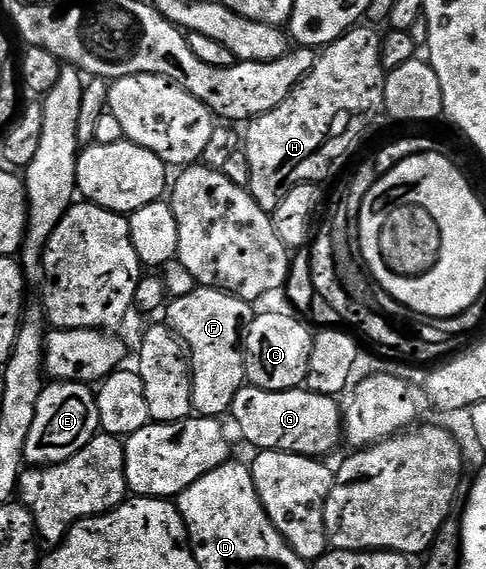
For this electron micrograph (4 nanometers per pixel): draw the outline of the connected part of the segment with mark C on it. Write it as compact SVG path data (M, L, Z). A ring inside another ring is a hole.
M263 312L256 313L253 324L245 332L245 353L247 356L247 382L250 385L261 388L262 390L297 390L300 389L307 381L307 373L309 372L309 356L311 355L311 339L313 337L312 331L307 331L307 326L294 313L286 312L287 314L263 314Z

